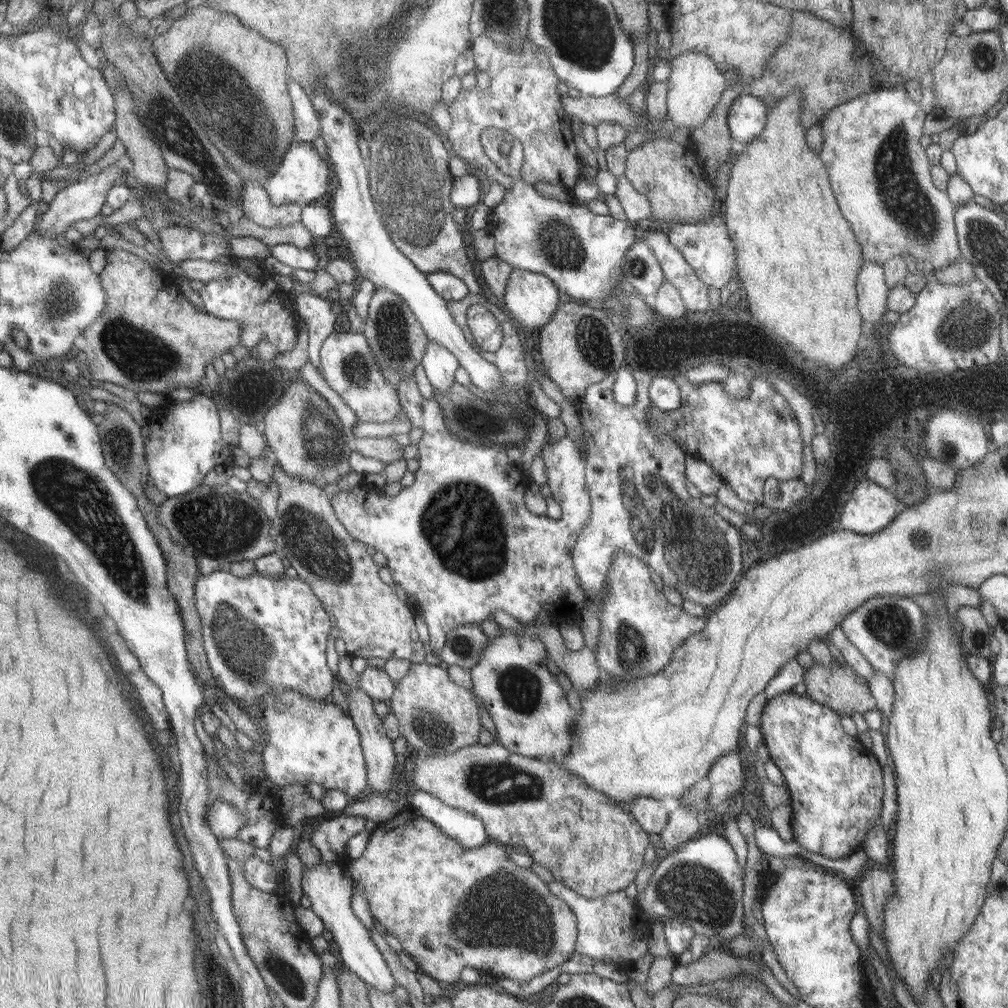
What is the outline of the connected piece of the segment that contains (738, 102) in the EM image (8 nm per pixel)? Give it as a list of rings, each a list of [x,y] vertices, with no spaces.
[[[746,94],[740,96],[730,105],[727,125],[733,140],[749,143],[754,140],[766,126],[766,102],[758,97]]]

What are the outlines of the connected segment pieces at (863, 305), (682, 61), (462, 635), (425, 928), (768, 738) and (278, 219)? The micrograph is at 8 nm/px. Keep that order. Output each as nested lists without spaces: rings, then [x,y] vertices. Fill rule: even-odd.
[[[864,261],[857,276],[857,307],[867,325],[881,322],[887,311],[886,295],[889,288],[884,273],[882,265]]]
[[[687,52],[669,61],[672,72],[668,81],[667,116],[677,128],[689,128],[690,132],[701,126],[712,115],[726,88],[724,73],[720,74],[718,65],[709,56],[699,52]]]
[[[464,624],[453,628],[444,646],[436,651],[442,662],[471,669],[480,660],[488,641],[480,624]]]
[[[411,809],[398,812],[394,818],[377,823],[370,833],[366,850],[362,856],[349,860],[349,872],[354,881],[358,881],[363,888],[364,896],[368,900],[372,917],[386,927],[386,932],[400,940],[402,952],[410,955],[417,963],[419,971],[434,978],[438,983],[456,983],[460,980],[466,968],[472,968],[494,977],[510,978],[518,983],[528,983],[532,978],[540,976],[564,964],[574,955],[574,944],[578,944],[577,918],[572,909],[553,893],[548,892],[546,883],[540,880],[538,874],[529,868],[516,866],[506,852],[506,846],[490,841],[480,848],[466,849],[455,838],[442,832],[431,820],[414,813]]]
[[[784,691],[767,700],[760,718],[763,743],[768,747],[770,759],[782,771],[785,787],[791,800],[793,840],[802,848],[840,860],[860,850],[869,828],[881,816],[882,768],[858,739],[846,734],[840,726],[840,716],[827,705],[818,703],[806,694]]]
[[[243,180],[243,195],[239,200],[239,207],[246,218],[252,219],[252,222],[268,229],[274,229],[301,222],[301,210],[304,206],[274,204],[259,182]]]

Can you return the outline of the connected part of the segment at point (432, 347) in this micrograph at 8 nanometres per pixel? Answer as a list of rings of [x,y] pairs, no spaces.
[[[429,341],[422,365],[434,390],[442,394],[451,390],[455,383],[454,372],[458,370],[460,363],[449,350]]]

